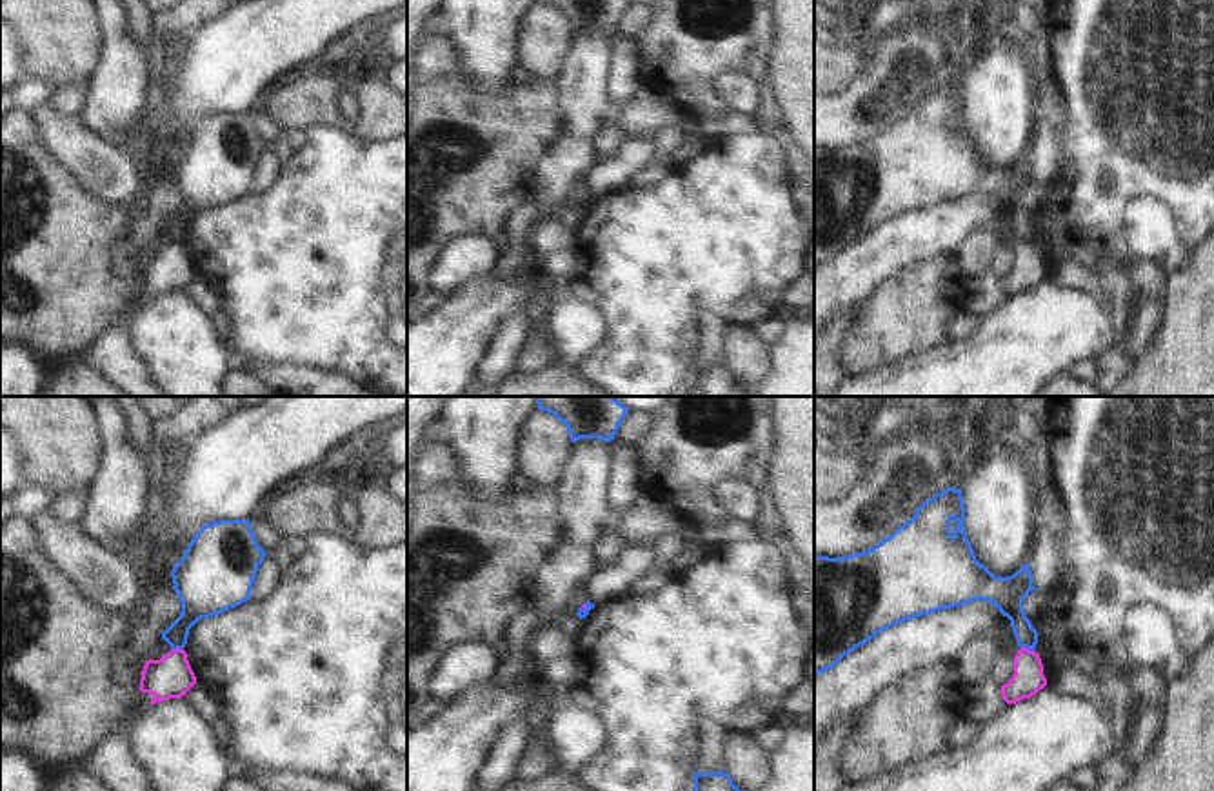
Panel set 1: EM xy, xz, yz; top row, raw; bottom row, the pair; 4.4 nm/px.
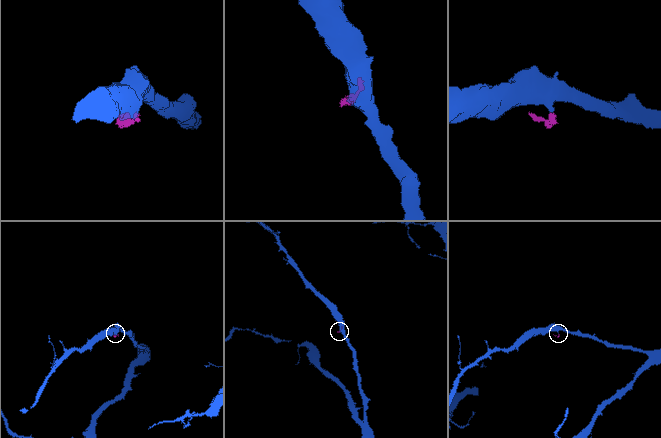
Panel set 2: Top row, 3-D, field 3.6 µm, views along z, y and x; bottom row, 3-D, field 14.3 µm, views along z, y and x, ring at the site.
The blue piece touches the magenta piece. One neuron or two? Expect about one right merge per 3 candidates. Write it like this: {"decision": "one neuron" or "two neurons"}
{"decision": "two neurons"}

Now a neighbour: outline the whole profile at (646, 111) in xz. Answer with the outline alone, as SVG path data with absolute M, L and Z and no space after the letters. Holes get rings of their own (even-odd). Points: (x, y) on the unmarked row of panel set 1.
M640 85L622 111L614 113L614 118L632 138L651 136L667 125L694 125L682 104L643 85Z

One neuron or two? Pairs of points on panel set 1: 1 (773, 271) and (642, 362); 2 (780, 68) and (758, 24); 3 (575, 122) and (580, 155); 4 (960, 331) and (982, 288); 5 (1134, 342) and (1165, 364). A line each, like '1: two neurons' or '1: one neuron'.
1: one neuron
2: two neurons
3: two neurons
4: one neuron
5: two neurons

